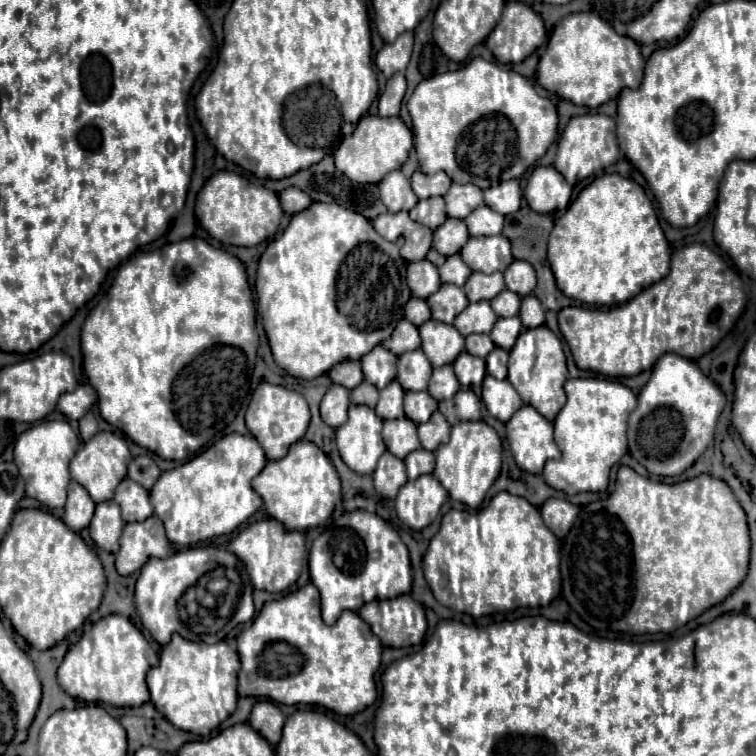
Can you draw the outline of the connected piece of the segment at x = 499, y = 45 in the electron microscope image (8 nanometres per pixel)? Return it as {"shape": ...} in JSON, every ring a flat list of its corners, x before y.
{"shape":[[507,3,485,45,499,63,521,63,545,41,543,19,525,3]]}

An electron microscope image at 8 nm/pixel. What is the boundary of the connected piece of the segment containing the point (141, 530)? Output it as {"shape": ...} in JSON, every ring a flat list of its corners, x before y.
{"shape":[[149,517,141,523,127,523,121,535,121,549,115,559,117,573,127,577,141,569,149,557,167,557,171,549,169,539,159,517]]}

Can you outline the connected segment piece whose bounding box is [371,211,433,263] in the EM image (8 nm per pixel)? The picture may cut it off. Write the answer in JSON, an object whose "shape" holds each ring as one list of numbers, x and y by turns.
{"shape":[[407,211,399,213,383,213,371,221,375,231,383,235,383,239,401,243,401,255,405,261,419,261,425,259,427,251,431,249,431,235,433,231,421,223,415,223]]}

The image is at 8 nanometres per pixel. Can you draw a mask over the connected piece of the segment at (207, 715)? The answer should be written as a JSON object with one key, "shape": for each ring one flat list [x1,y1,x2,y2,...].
{"shape":[[178,633,161,651,159,665,147,673,151,703,177,729,207,737,225,721,237,705,239,655,225,641,215,645,191,643]]}

